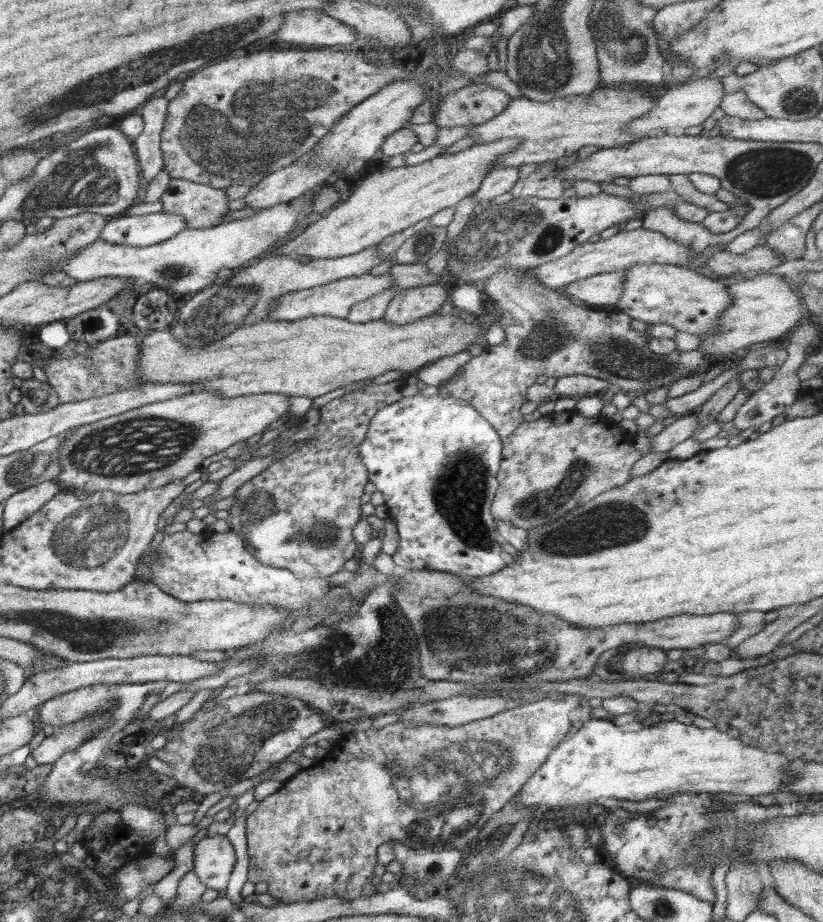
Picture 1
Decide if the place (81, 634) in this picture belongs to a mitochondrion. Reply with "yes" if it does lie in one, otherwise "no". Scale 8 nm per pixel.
yes

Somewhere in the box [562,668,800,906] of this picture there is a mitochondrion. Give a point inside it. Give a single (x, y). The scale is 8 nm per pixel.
(683, 844)

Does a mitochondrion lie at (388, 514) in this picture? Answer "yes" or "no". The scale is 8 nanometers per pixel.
no

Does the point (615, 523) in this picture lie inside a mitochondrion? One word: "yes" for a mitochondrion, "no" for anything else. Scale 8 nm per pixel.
yes

